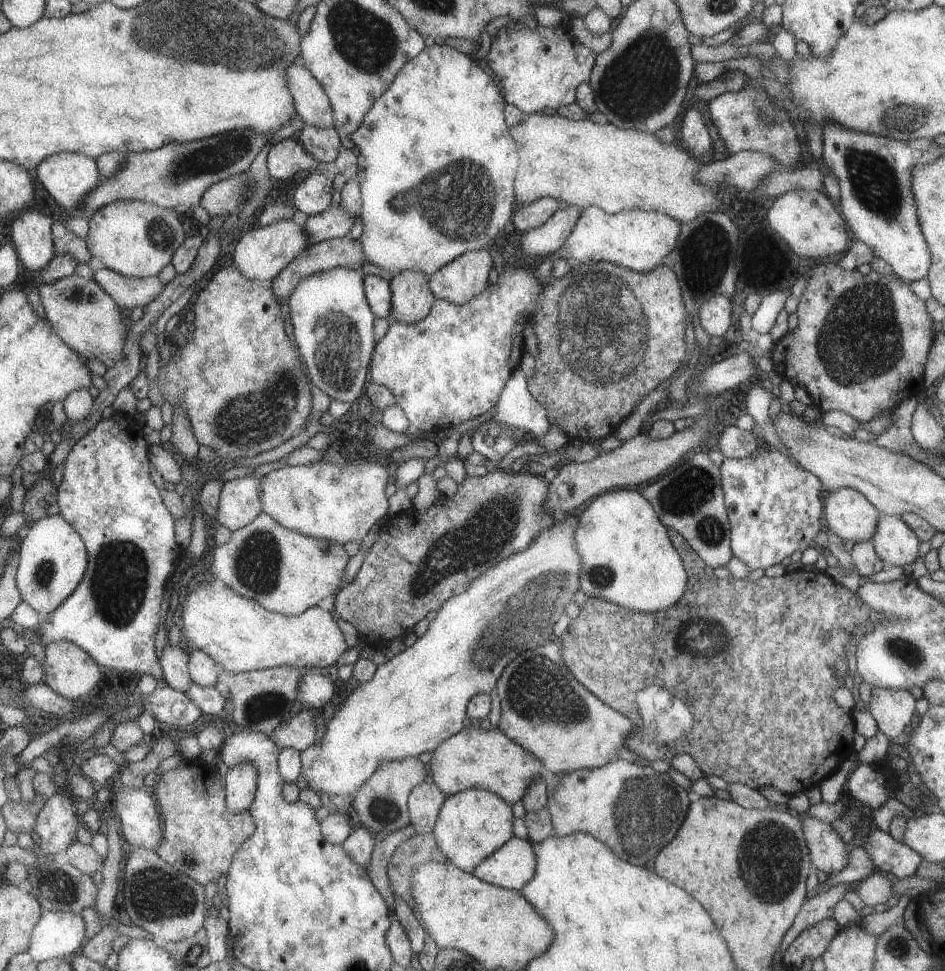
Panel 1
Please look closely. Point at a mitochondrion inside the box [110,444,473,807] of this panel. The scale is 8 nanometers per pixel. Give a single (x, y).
(257, 564)

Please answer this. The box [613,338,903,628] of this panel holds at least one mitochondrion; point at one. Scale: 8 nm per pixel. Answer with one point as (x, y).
(681, 496)

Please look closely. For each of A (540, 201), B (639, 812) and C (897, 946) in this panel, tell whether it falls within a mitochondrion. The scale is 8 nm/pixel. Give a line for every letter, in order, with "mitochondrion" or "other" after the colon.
A: other
B: mitochondrion
C: mitochondrion

